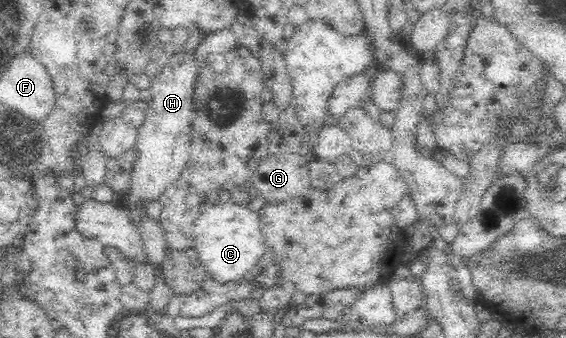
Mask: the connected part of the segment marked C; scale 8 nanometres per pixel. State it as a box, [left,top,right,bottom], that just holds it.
[193,201,267,284]

